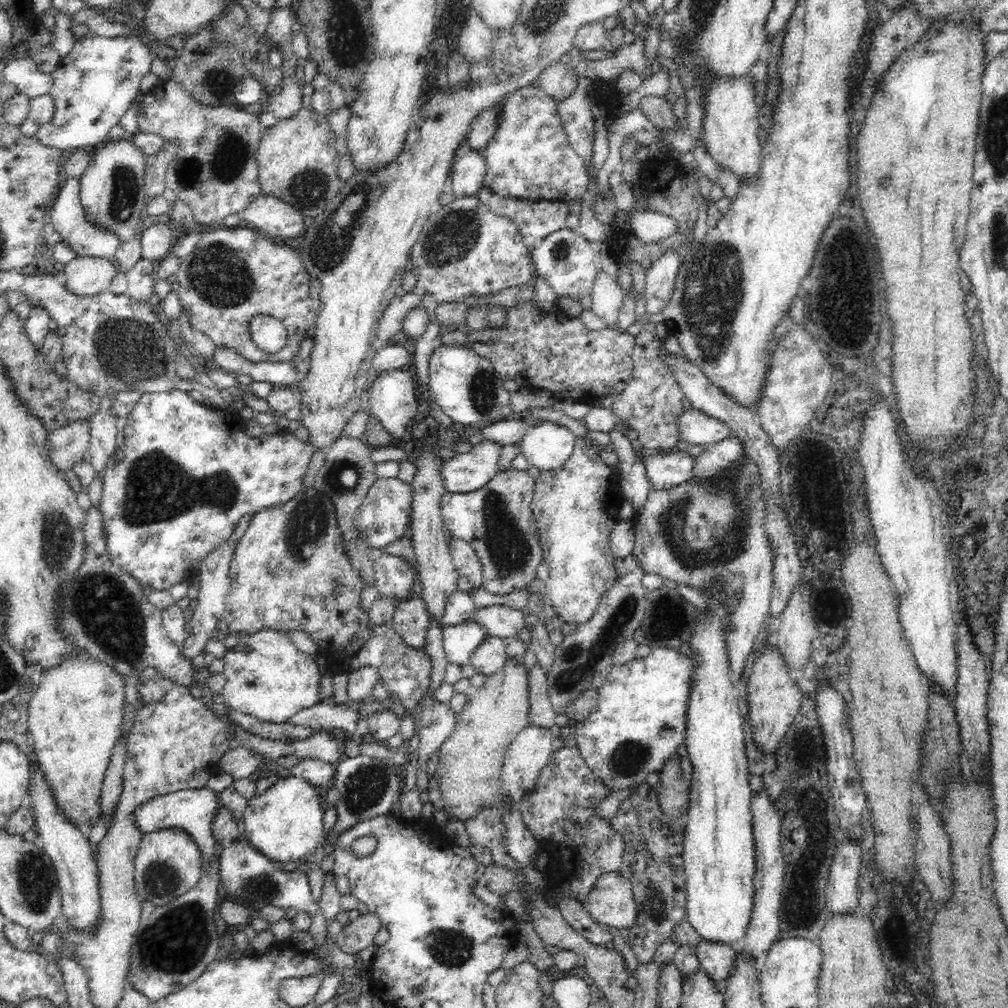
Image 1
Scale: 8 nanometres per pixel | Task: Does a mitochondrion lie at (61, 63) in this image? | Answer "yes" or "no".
no

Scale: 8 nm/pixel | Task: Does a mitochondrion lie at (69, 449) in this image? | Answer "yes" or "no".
no

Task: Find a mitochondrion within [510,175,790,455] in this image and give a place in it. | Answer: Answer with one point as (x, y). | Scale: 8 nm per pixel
(712, 285)

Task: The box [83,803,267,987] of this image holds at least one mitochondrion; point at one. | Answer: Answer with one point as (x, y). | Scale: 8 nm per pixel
(177, 942)

